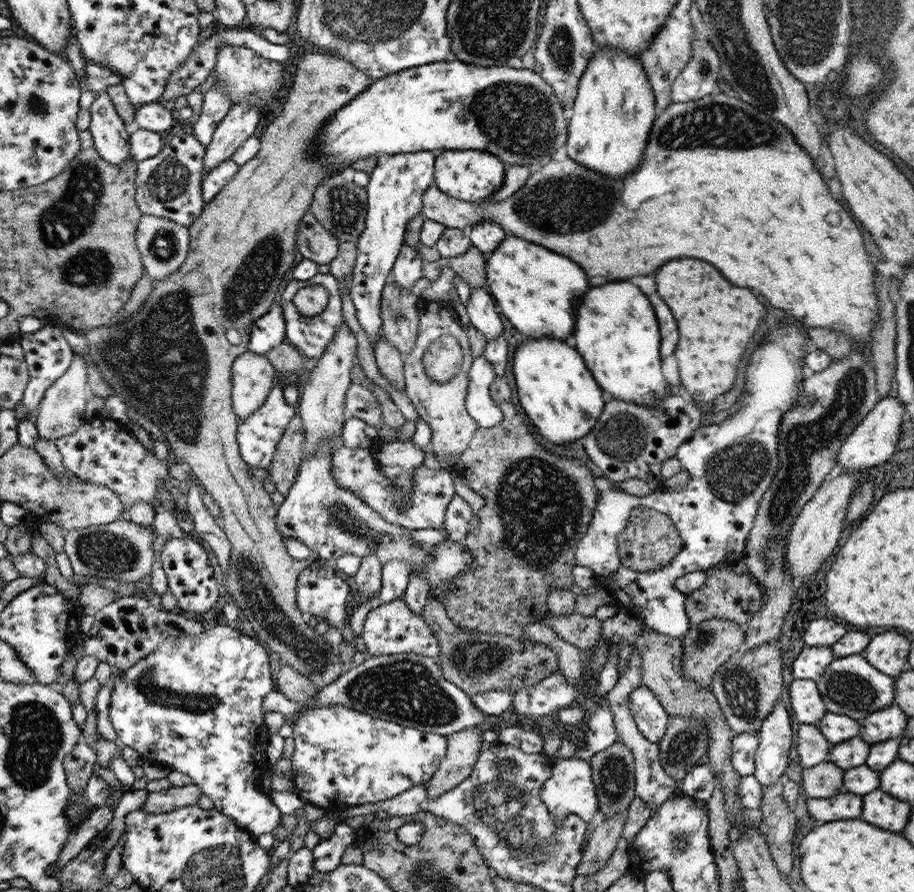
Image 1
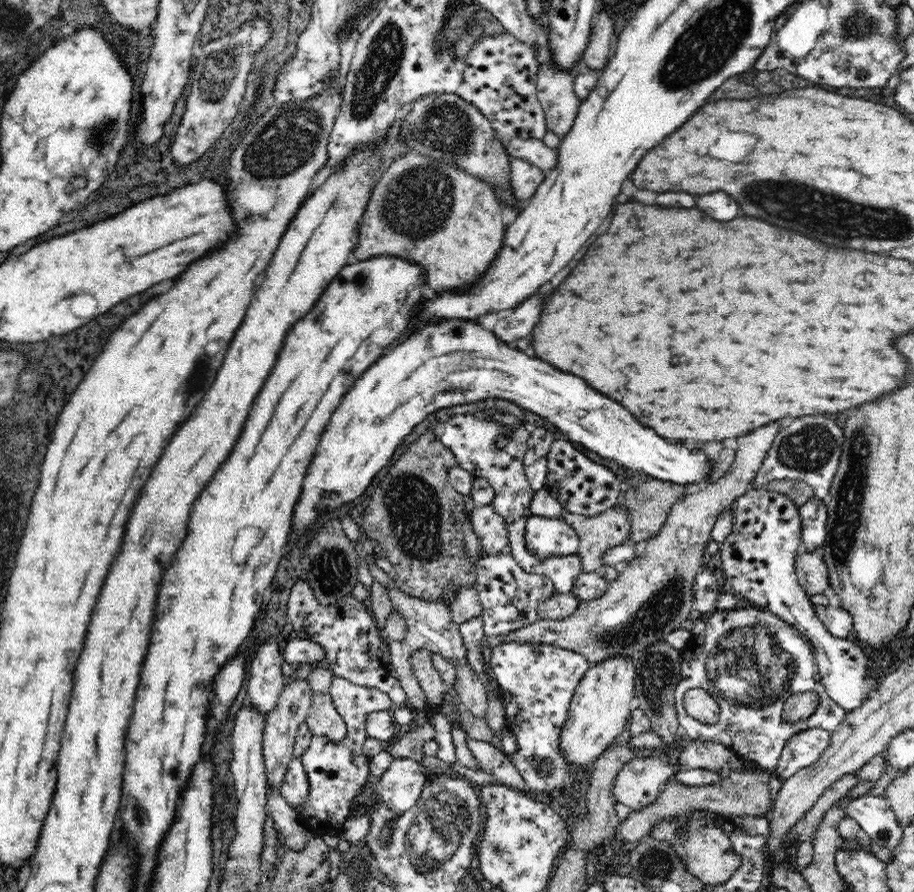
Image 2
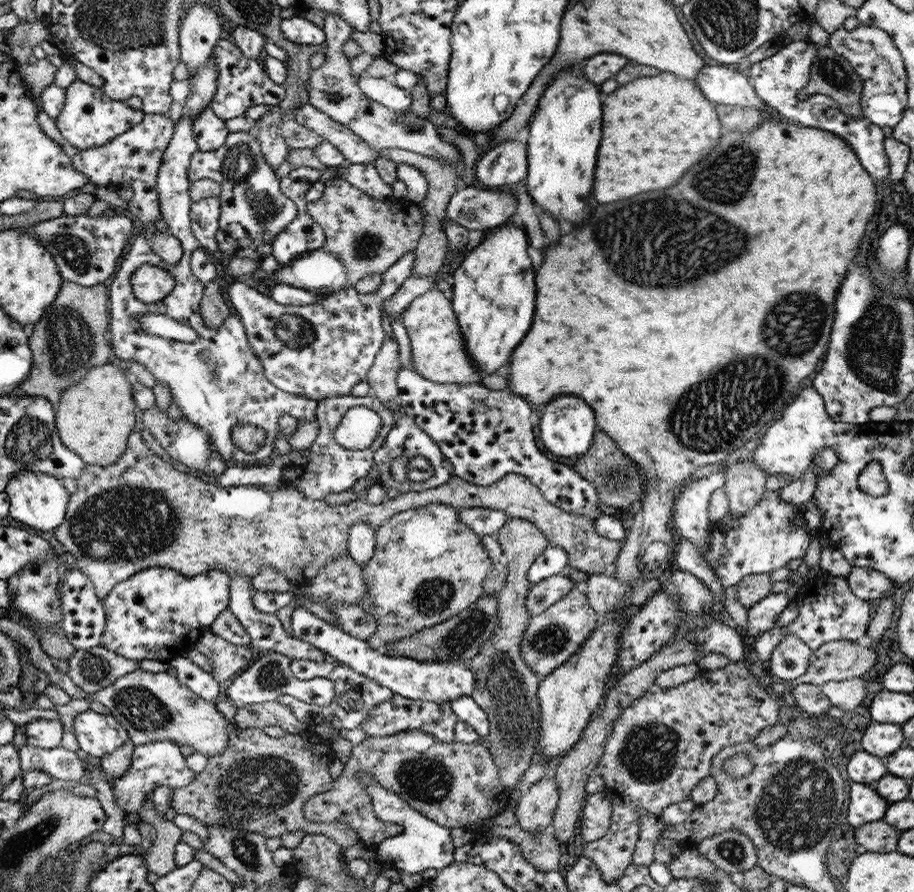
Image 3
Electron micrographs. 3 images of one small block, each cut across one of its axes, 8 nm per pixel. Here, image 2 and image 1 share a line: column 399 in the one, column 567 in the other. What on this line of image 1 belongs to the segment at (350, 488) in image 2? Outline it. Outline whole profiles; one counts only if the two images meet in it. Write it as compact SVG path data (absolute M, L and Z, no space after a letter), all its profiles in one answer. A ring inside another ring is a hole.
M523 339L514 354L518 400L532 418L538 434L554 445L585 438L595 428L604 408L602 388L586 368L580 354L566 342Z

